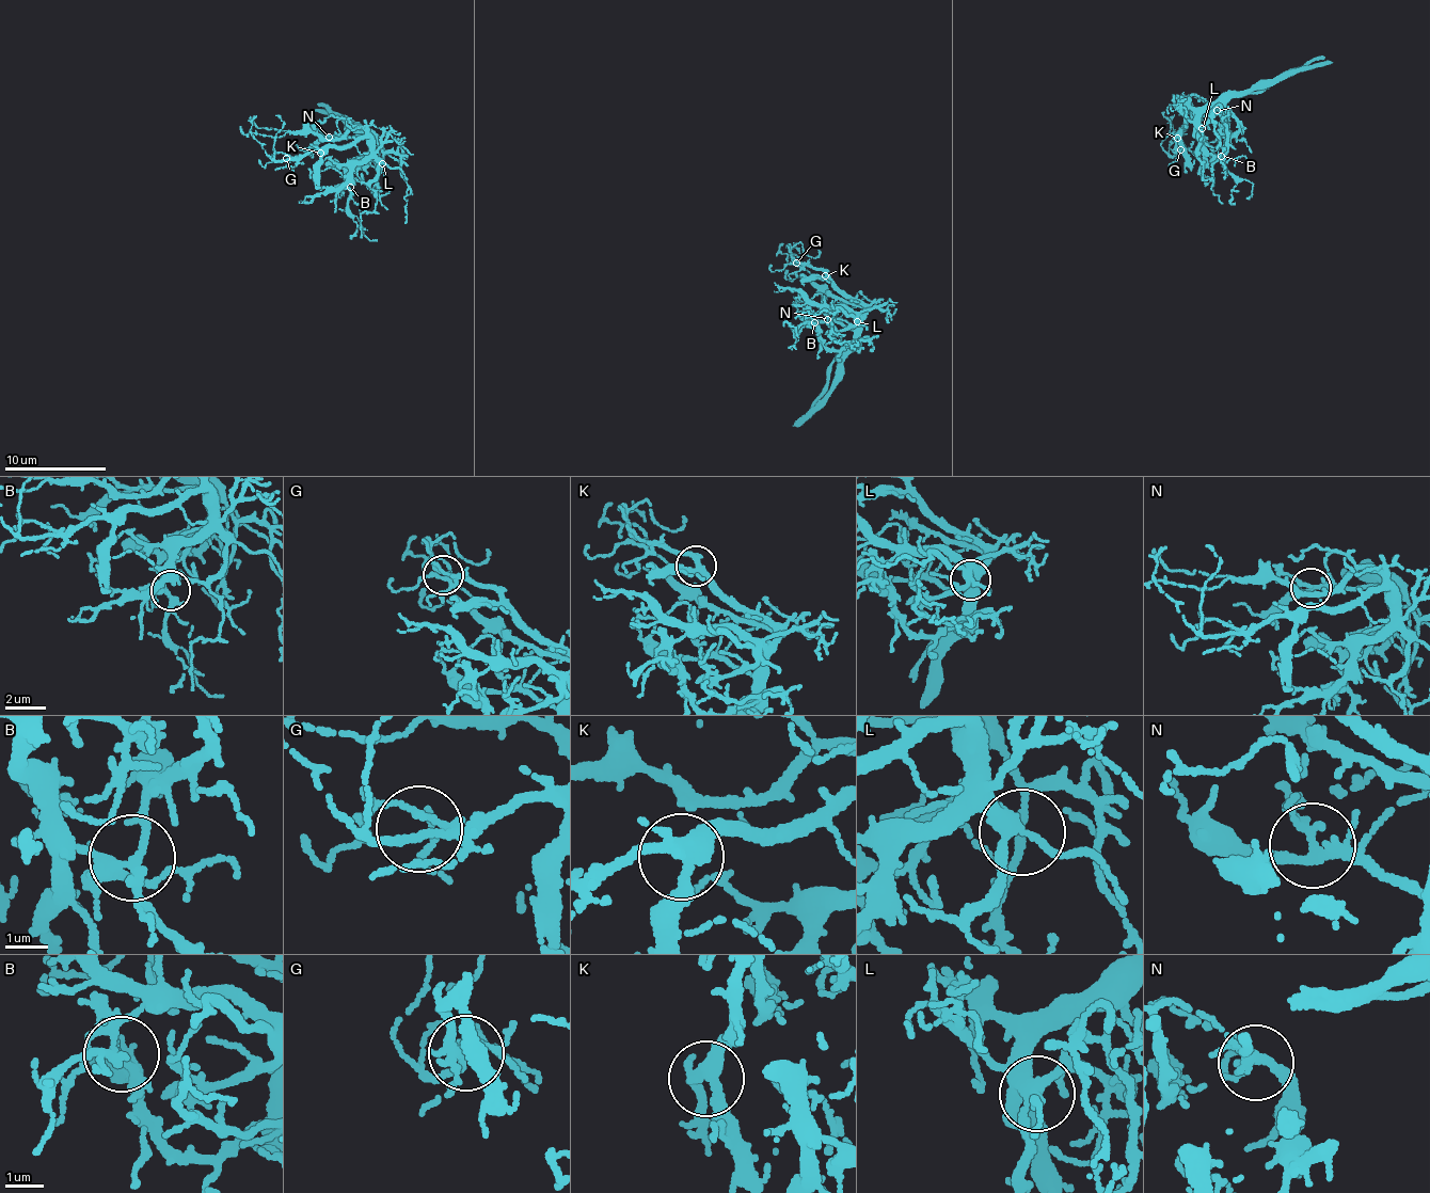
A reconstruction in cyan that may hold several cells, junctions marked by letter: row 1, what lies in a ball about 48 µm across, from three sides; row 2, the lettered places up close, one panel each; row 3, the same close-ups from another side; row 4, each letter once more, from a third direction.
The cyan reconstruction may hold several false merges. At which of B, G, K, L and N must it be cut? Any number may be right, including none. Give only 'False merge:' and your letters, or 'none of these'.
False merge: none of these

